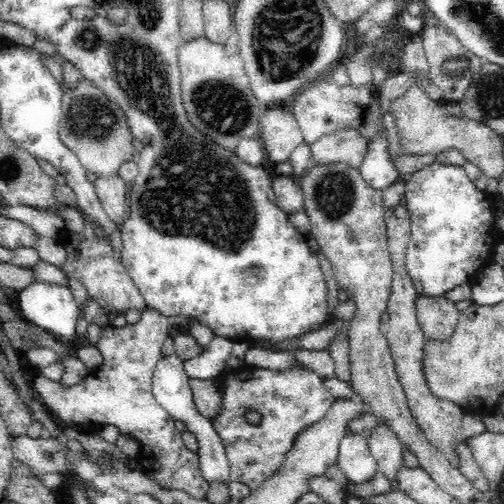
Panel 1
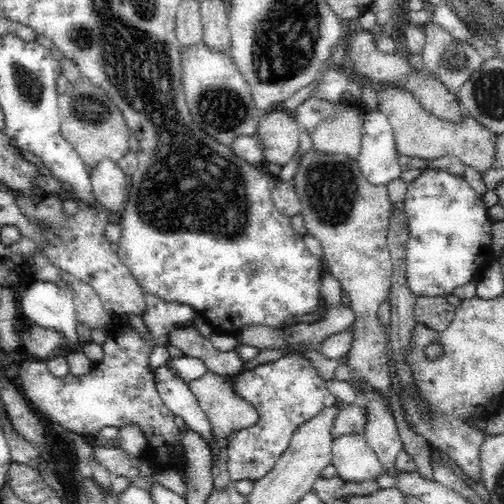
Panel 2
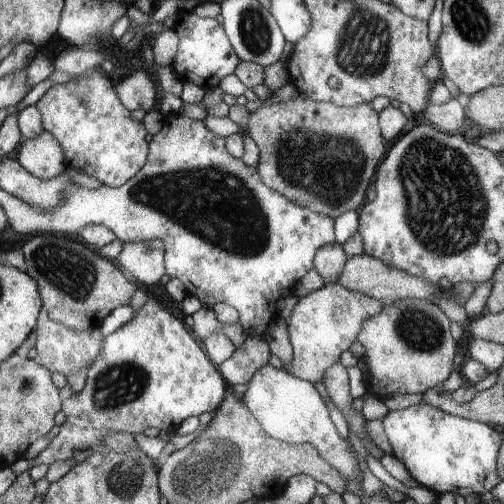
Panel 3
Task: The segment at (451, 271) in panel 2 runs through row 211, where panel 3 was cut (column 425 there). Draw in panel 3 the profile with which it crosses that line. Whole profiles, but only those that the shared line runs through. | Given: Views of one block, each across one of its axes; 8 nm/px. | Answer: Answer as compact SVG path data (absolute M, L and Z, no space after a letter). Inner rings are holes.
M429 404L409 406L397 412L383 412L381 422L391 444L391 456L395 456L405 466L407 474L419 484L419 488L427 488L435 496L459 494L465 498L465 496L481 496L485 492L491 492L501 482L497 474L497 454L503 440L489 424L457 418Z

